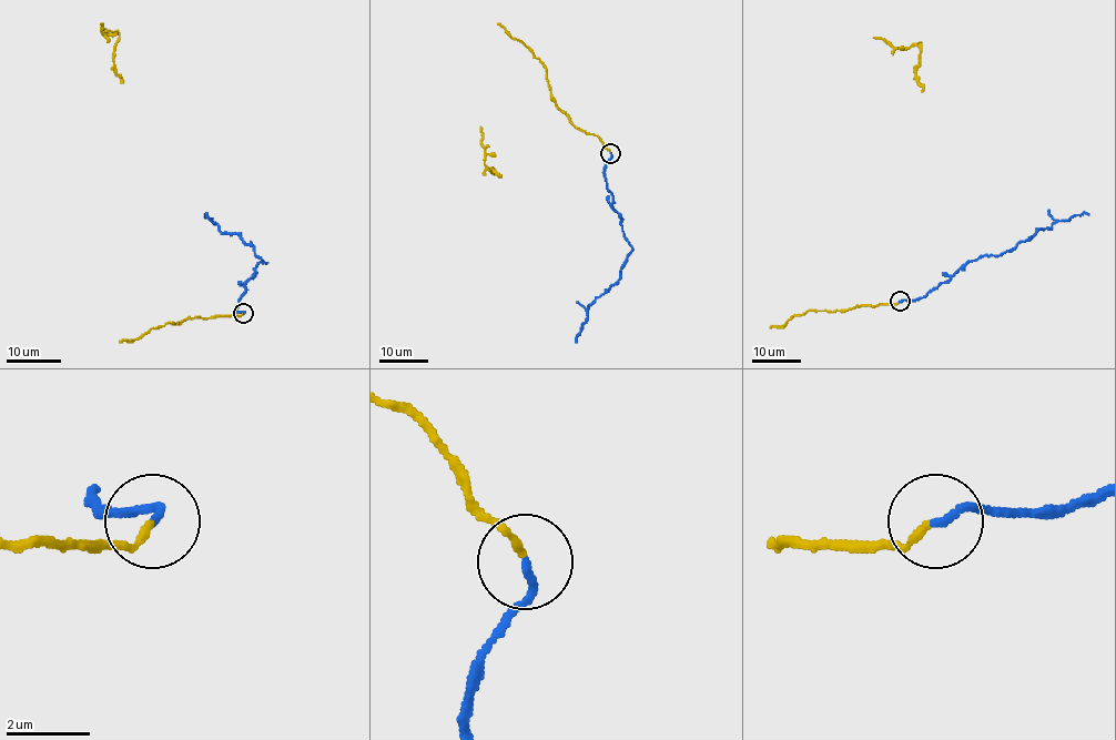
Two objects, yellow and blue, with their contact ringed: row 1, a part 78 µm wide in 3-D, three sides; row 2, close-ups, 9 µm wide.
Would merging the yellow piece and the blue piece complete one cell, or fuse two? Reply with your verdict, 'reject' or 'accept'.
accept

